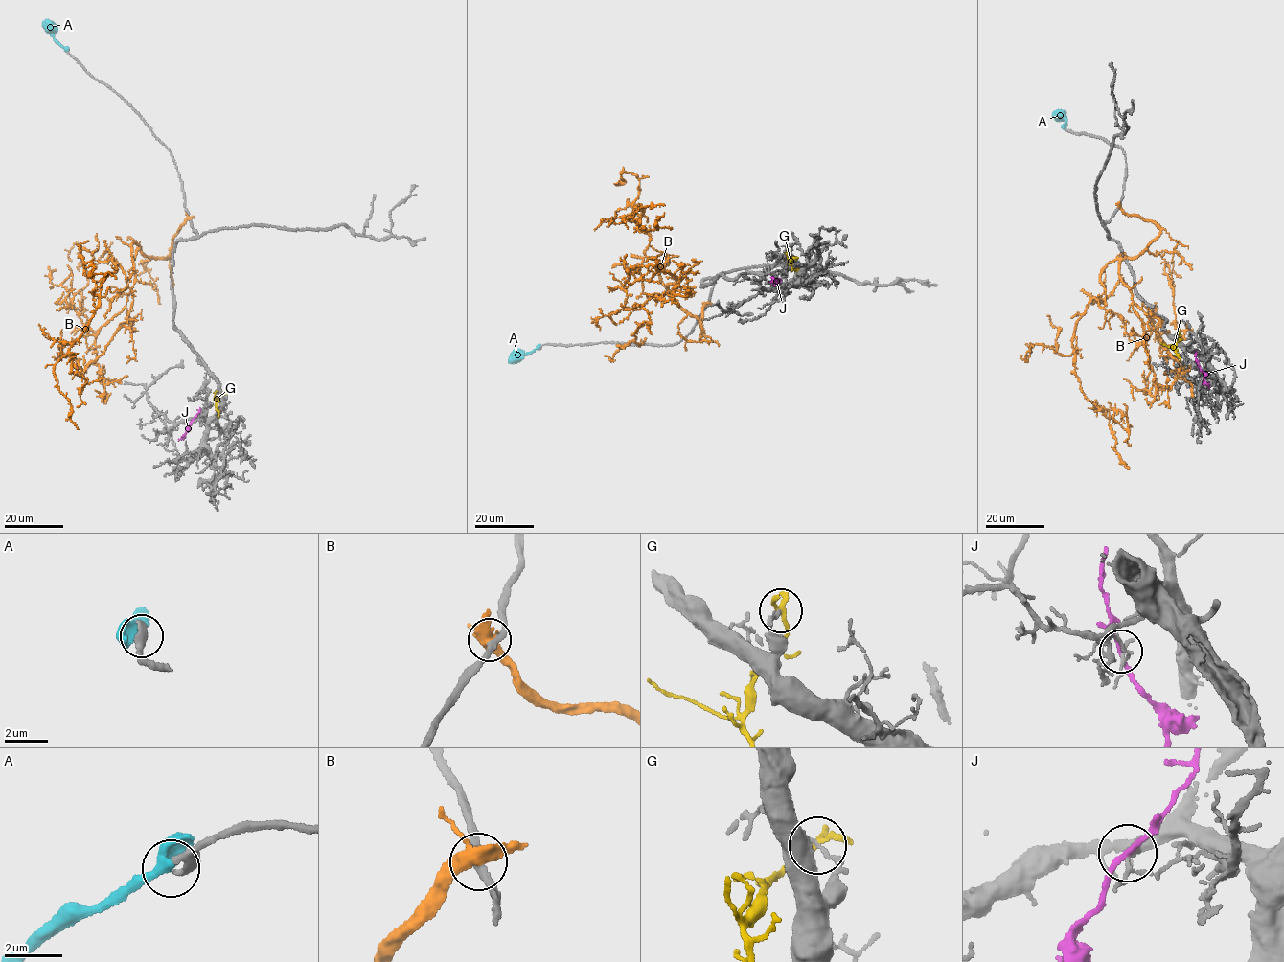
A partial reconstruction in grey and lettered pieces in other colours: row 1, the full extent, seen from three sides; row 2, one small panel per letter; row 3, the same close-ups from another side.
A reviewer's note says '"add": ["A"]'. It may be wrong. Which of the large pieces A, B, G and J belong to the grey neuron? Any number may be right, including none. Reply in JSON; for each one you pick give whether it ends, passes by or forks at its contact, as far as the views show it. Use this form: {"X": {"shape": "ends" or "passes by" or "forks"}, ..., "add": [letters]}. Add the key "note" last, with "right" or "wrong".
{"A": {"shape": "passes by"}, "add": ["A"], "note": "right"}

